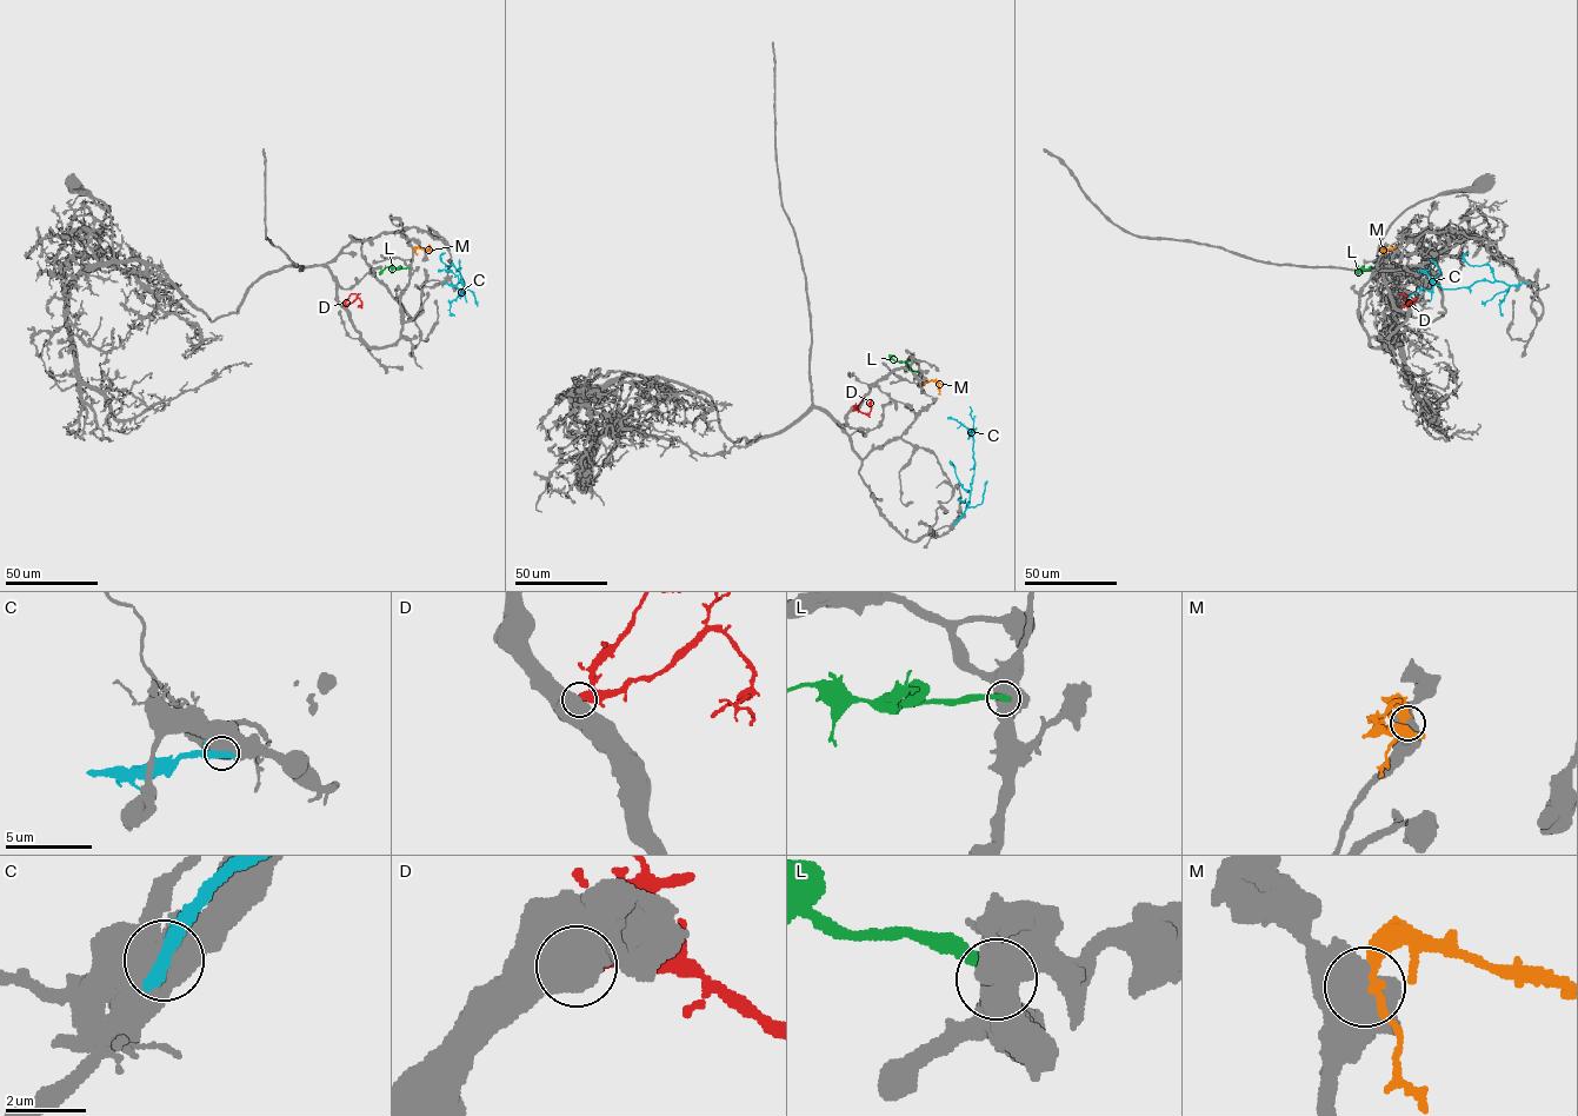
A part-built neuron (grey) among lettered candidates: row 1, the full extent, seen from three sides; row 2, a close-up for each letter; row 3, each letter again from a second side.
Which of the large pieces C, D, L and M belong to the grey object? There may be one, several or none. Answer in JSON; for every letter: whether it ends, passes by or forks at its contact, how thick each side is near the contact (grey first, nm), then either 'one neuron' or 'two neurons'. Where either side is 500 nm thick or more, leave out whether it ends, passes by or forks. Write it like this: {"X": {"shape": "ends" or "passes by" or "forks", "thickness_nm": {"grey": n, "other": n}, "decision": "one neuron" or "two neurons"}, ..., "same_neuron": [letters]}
{"C": {"thickness_nm": {"grey": 900, "other": 440}, "decision": "two neurons"}, "D": {"thickness_nm": {"grey": 900, "other": 600}, "decision": "two neurons"}, "L": {"thickness_nm": {"grey": 750, "other": 400}, "decision": "two neurons"}, "M": {"thickness_nm": {"grey": 1050, "other": 320}, "decision": "two neurons"}, "same_neuron": []}

